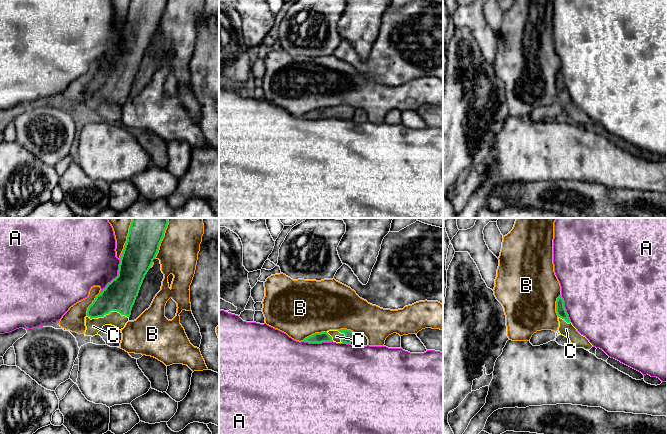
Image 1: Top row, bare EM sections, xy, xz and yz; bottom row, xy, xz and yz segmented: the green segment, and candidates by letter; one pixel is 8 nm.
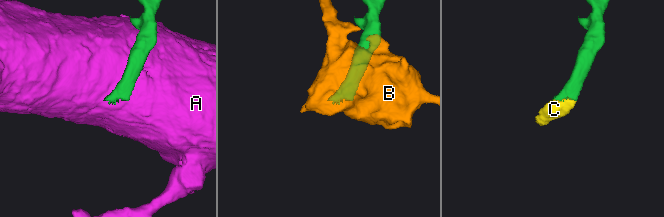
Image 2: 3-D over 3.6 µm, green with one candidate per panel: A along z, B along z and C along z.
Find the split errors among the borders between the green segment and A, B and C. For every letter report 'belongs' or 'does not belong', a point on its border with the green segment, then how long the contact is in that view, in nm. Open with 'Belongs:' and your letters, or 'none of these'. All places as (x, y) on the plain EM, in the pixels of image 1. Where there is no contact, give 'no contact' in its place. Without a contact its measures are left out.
Belongs: C
A: does not belong; meets green in xy at (118, 49); contact 440 nm long
B: does not belong; meets green in xy at (161, 16); contact 300 nm long
C: belongs; meets green in xy at (108, 89); contact 340 nm long

